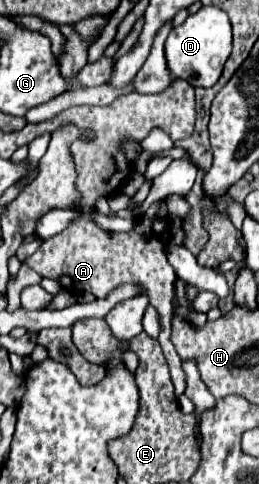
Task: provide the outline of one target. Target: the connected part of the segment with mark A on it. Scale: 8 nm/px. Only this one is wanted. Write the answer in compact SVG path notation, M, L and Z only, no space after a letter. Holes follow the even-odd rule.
M79 218L69 228L51 236L41 244L41 248L25 258L25 264L33 268L43 278L53 278L63 284L63 288L71 292L93 292L97 298L105 298L109 292L123 284L139 284L141 294L149 298L151 306L159 312L161 331L159 344L163 346L163 354L169 364L171 380L175 386L175 396L185 392L185 374L181 370L181 360L171 344L171 298L174 297L175 272L165 258L165 244L169 234L169 224L157 218L139 218L135 228L129 234L117 234L97 228L87 218ZM53 254L53 256L49 256Z

